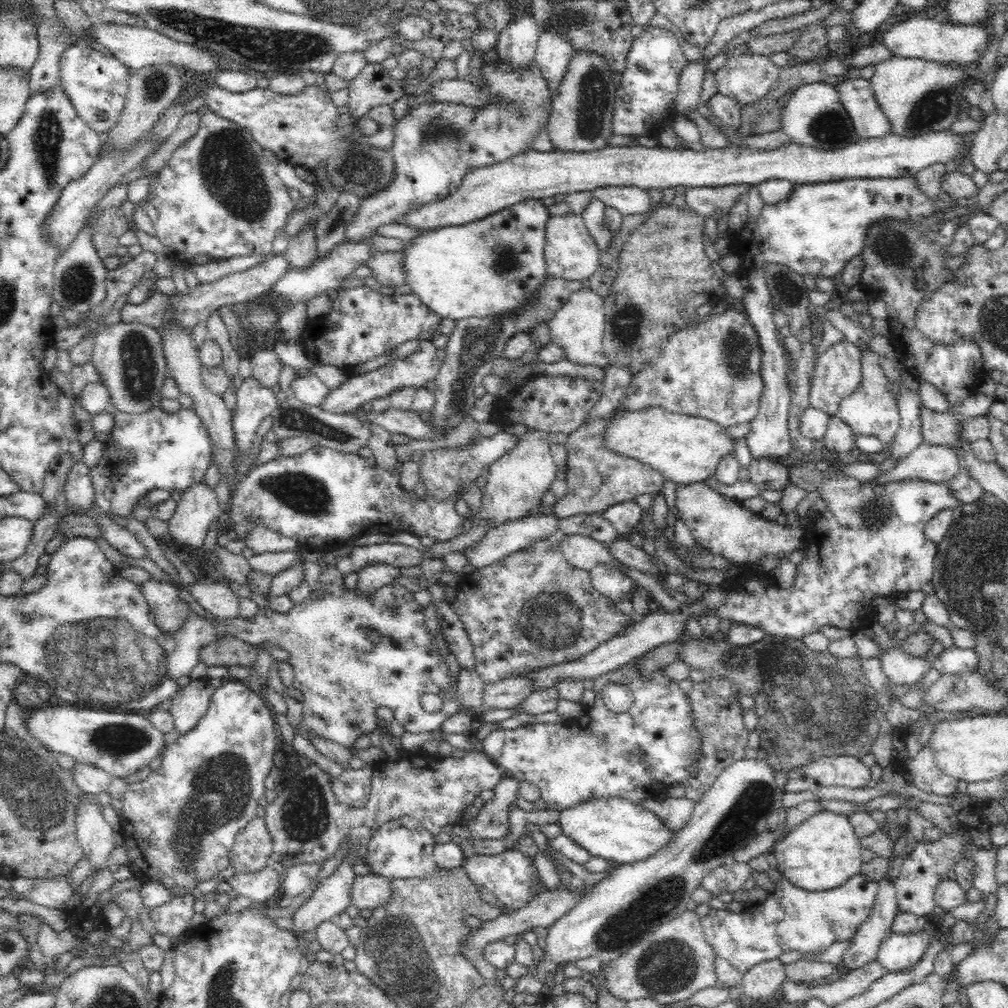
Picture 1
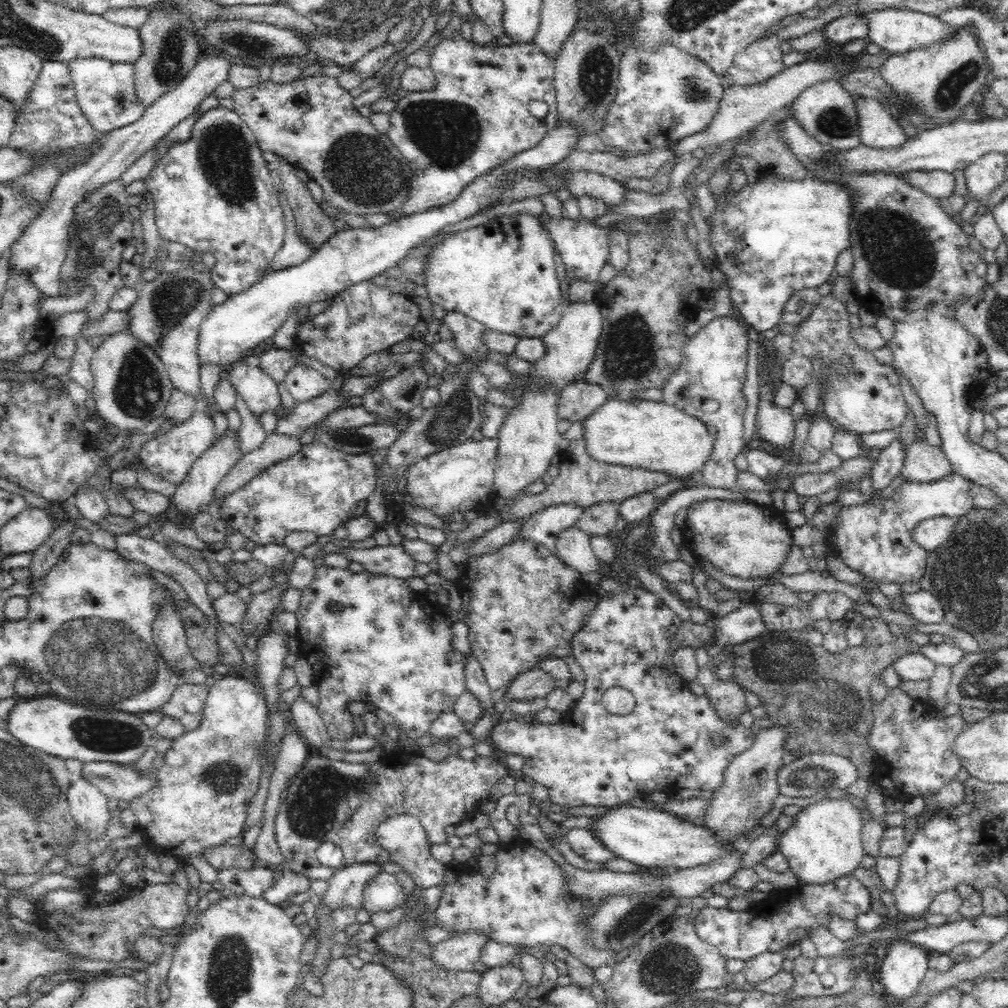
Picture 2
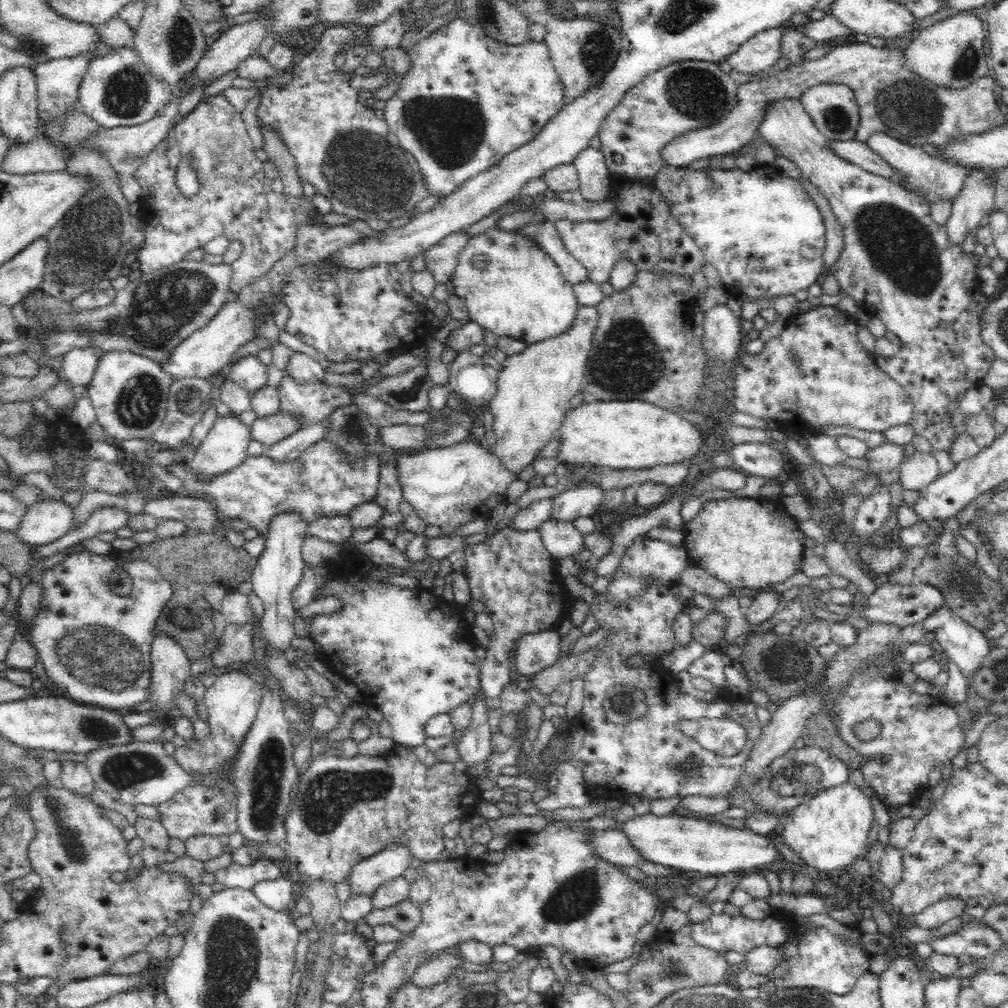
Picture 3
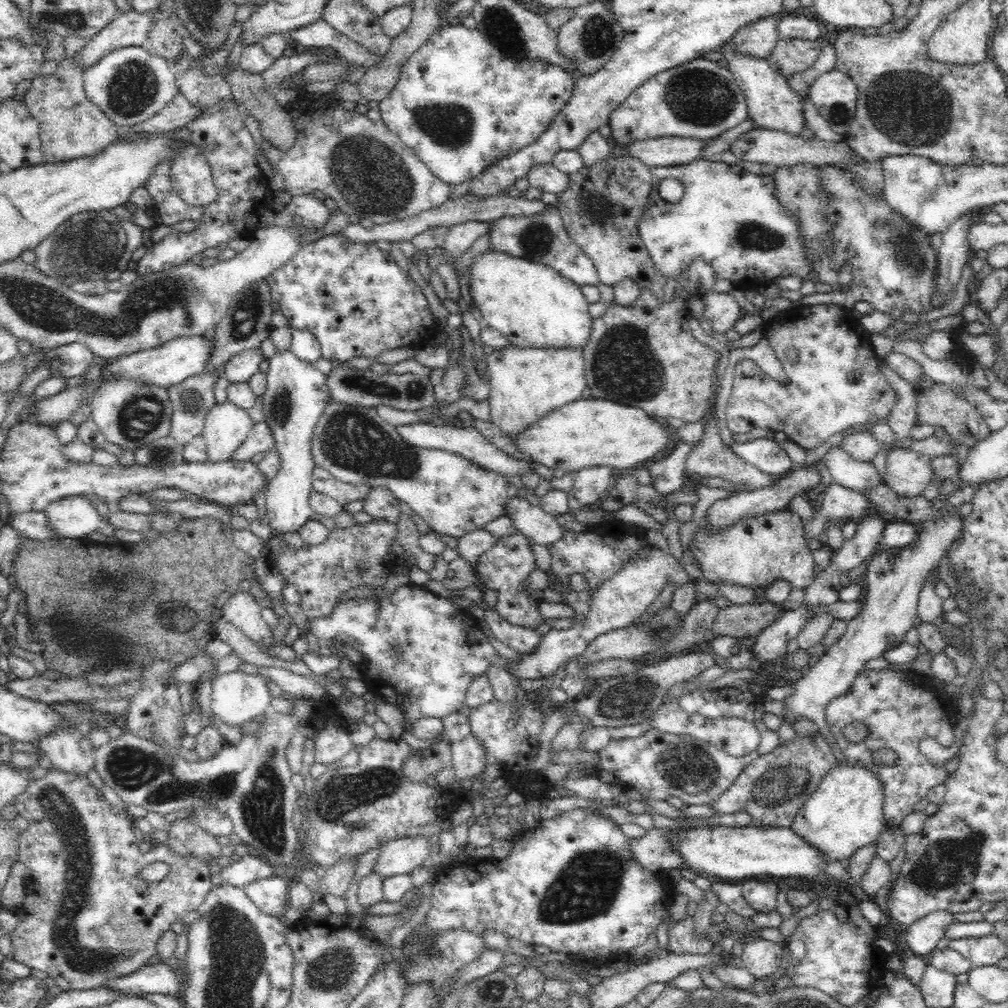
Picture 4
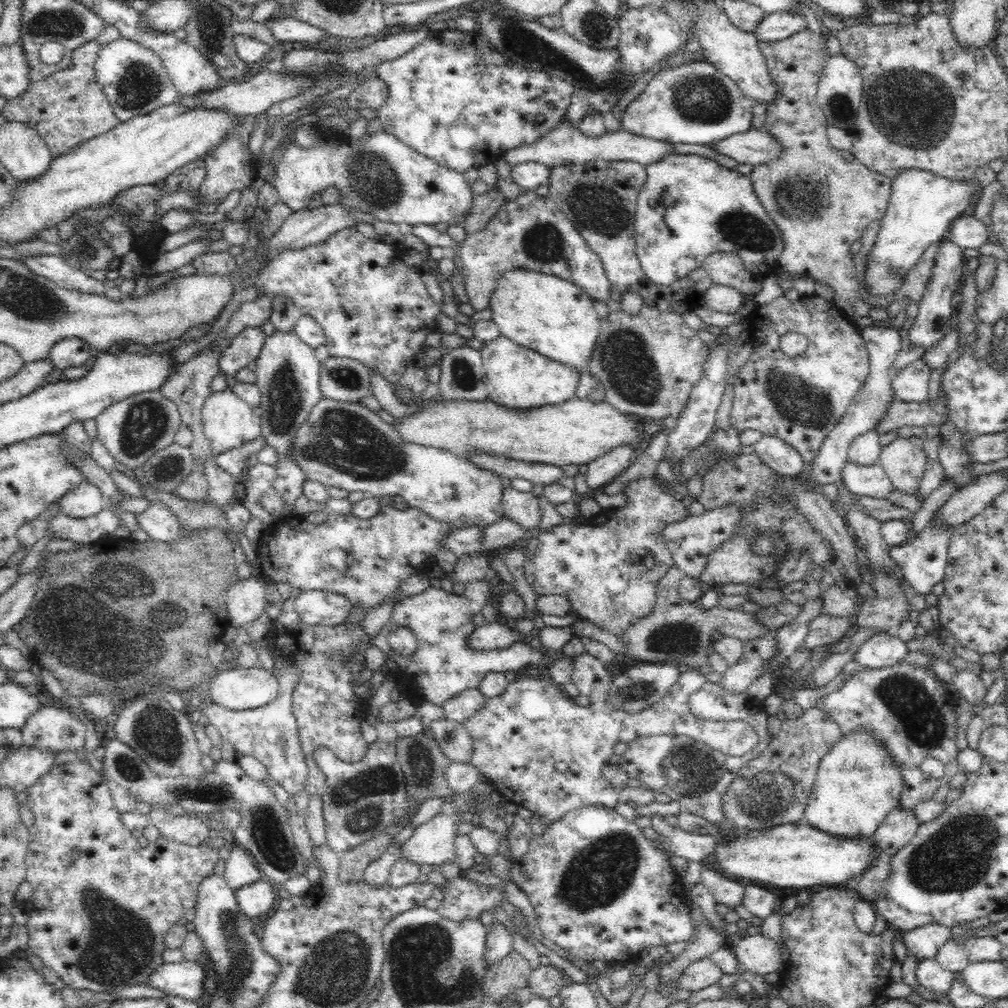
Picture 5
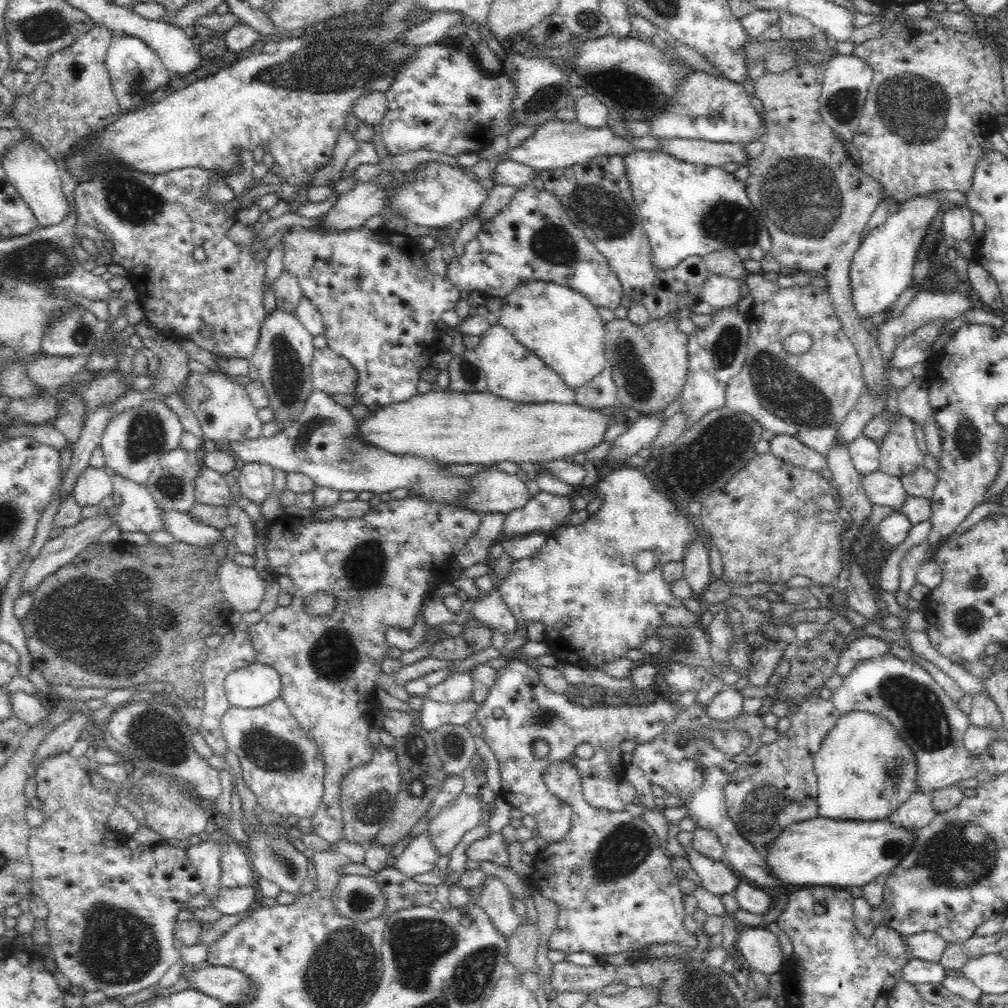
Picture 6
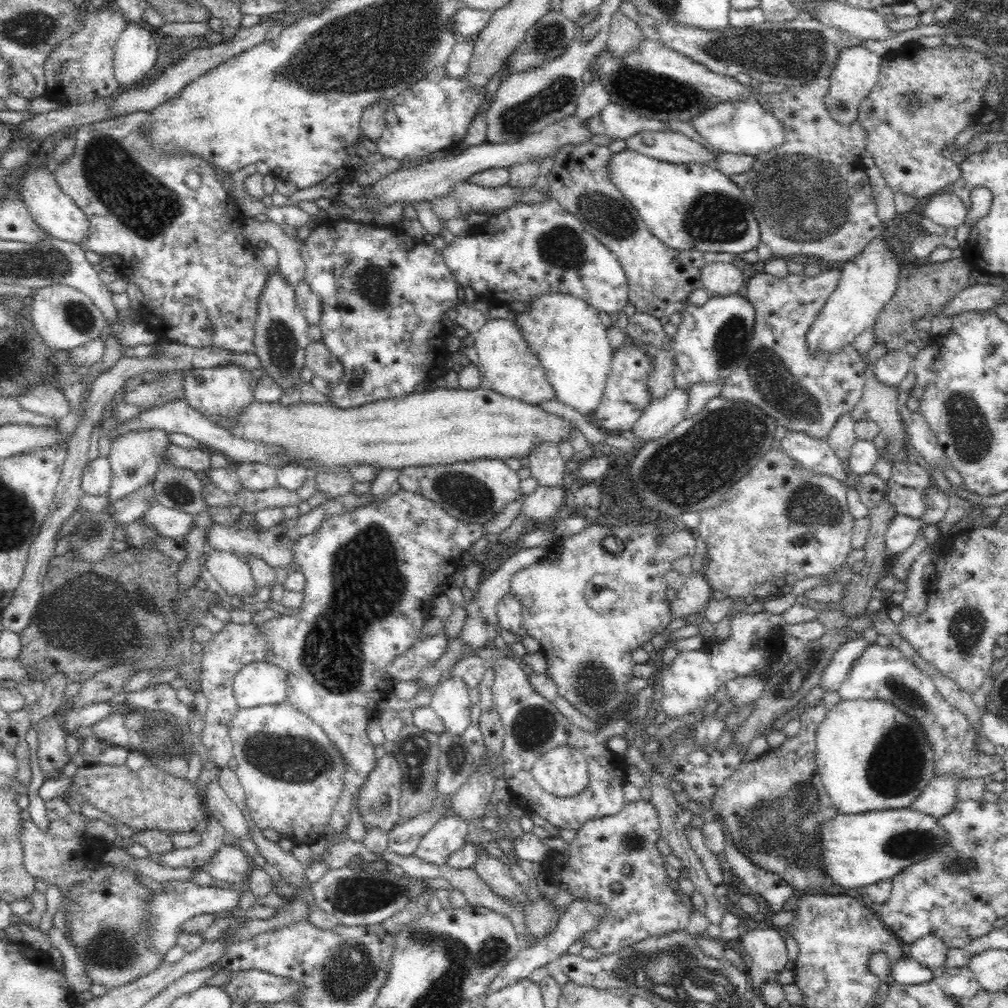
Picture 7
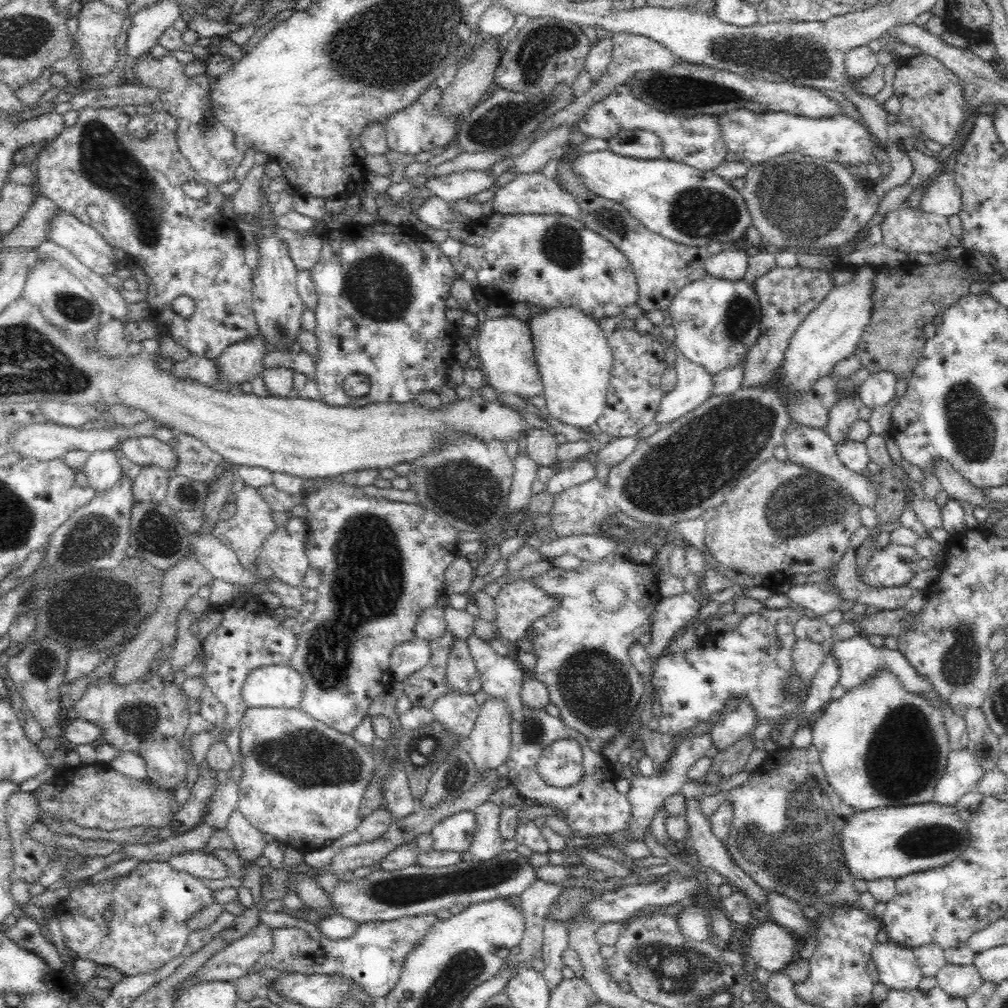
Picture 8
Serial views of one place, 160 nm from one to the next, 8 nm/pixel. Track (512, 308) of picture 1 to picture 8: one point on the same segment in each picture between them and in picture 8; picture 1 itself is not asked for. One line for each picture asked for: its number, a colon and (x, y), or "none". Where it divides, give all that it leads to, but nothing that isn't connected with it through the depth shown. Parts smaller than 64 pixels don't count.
2: (502, 274)
3: (509, 285)
4: (533, 306)
5: (556, 319)
6: (563, 328)
7: (565, 333)
8: (574, 360)

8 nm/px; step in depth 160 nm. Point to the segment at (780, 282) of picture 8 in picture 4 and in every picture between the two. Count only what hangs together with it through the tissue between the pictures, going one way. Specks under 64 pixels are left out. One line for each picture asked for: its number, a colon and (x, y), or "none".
4: (836, 383)
5: (800, 400)
6: (807, 396)
7: (805, 393)

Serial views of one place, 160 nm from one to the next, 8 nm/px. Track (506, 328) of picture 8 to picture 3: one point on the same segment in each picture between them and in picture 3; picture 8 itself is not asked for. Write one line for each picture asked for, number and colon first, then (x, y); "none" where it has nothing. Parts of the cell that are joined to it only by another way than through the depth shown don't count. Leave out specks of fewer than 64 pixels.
3: (533, 389)
4: (525, 383)
5: (516, 377)
6: (512, 372)
7: (510, 366)

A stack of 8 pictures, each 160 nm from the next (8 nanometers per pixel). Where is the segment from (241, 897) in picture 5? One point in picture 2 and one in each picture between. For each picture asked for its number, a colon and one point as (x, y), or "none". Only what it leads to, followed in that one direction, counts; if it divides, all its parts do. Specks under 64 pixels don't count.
2: (291, 883)
3: (276, 894)
4: (269, 894)

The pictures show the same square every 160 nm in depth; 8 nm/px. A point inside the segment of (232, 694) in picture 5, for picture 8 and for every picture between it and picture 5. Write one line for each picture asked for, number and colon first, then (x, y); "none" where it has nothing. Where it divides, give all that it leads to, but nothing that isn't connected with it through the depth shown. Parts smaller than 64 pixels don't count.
6: (257, 684)
7: (259, 683)
8: (274, 686)

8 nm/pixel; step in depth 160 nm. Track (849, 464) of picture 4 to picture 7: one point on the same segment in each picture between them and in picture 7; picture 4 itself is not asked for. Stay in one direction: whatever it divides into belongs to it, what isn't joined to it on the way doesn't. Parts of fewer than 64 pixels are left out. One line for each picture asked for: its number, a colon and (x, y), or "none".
5: (871, 481)
6: (881, 488)
7: (907, 501)

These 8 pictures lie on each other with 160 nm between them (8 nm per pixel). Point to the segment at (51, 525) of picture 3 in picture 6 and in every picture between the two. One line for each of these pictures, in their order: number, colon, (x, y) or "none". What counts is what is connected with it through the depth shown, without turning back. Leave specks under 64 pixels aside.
4: (73, 517)
5: (85, 500)
6: (94, 484)

